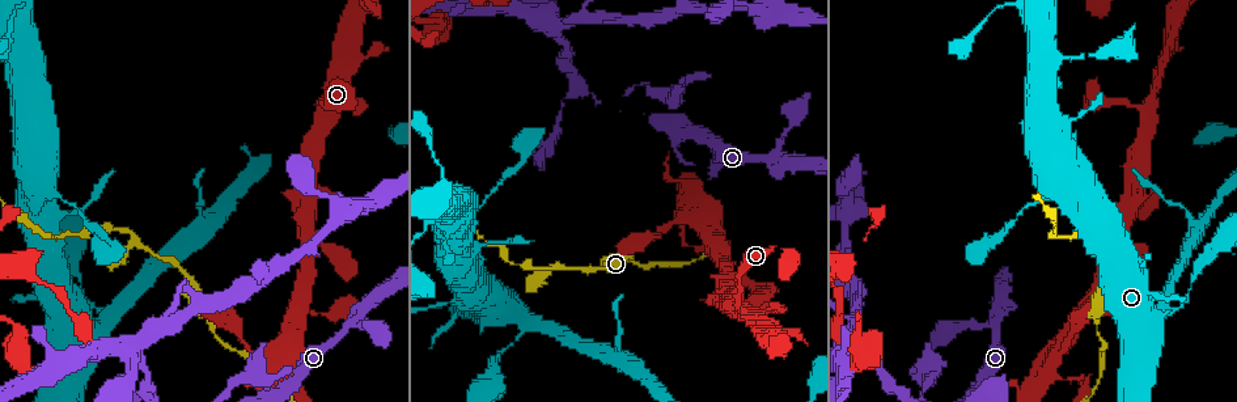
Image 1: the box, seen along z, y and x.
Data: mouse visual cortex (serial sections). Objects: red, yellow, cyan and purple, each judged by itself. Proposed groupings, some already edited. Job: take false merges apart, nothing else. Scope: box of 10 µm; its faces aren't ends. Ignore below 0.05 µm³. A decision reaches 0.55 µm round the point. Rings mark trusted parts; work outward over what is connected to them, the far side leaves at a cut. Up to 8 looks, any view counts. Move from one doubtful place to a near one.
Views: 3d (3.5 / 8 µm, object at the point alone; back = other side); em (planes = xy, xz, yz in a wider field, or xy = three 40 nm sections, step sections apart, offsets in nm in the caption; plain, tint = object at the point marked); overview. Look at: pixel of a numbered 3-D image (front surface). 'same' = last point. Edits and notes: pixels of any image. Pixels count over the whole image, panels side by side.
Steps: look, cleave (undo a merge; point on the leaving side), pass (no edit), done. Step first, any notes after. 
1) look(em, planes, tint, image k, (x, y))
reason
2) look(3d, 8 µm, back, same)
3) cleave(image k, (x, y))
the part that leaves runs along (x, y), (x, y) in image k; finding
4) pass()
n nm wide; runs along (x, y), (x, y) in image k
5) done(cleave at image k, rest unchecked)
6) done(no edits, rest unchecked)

look(3d, 8 µm, image 1, (768, 155))
two arms in line, one across

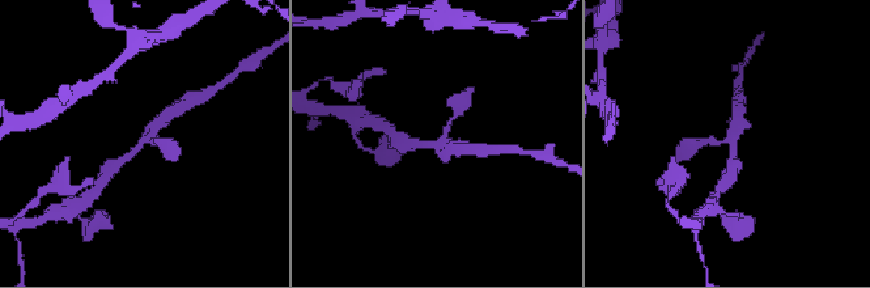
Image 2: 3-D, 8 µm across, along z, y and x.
look(3d, 3.5 µm, same)
closer look

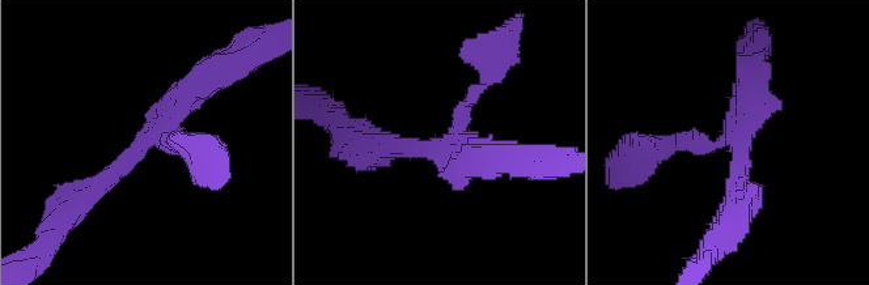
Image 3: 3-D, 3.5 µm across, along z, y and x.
look(em, xy, step 1, tint, image 3, (444, 146))
3 arms; arms of 150, 250, 350 nm

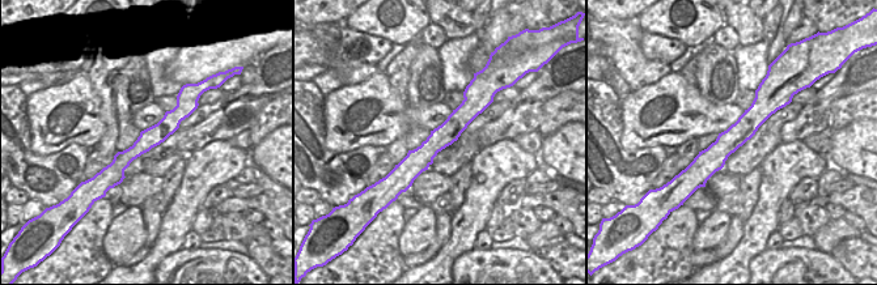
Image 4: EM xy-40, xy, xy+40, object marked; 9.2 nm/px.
pass()
runs along (469, 90), (469, 109), (406, 183) in image 4; continuous, no second cell

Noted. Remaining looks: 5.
look(3d, 3.5 µm, image 1, (94, 331))
sharp bend

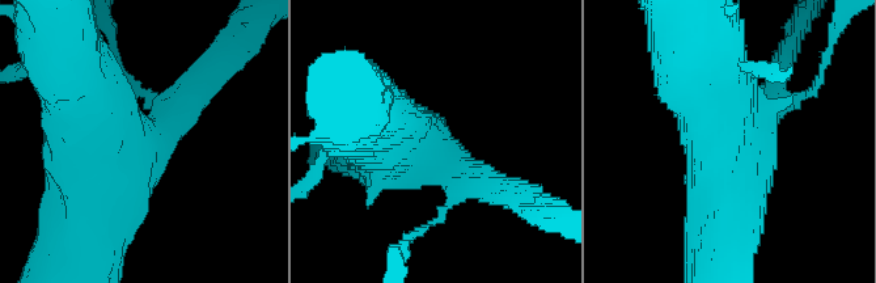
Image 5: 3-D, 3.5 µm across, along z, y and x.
look(em, xy, step 3, tint, image 5, (145, 135))
now the EM

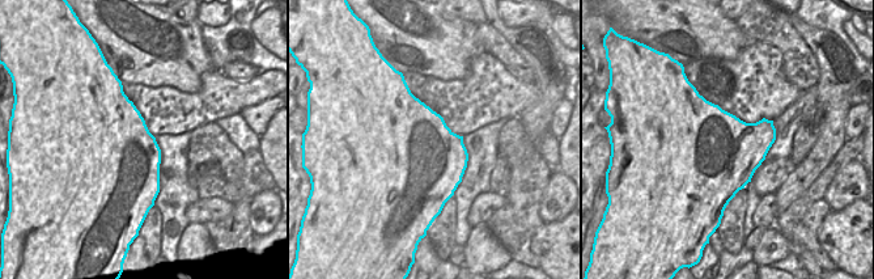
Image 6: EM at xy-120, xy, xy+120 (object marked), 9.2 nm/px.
pass()
runs along (379, 118), (406, 148), (478, 178) in image 5; one cell here

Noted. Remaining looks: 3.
look(3d, 3.5 µm, image 1, (555, 270))
side arm on a straight run

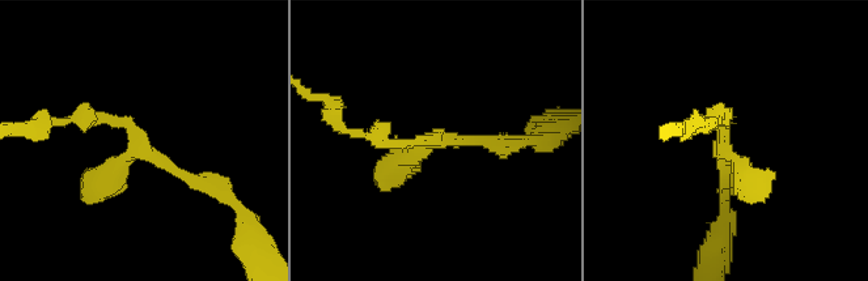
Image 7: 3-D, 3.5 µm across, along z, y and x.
look(em, xy, step 3, tint, image 7, (436, 141))
3 arms; arms of 150, 150, 300 nm

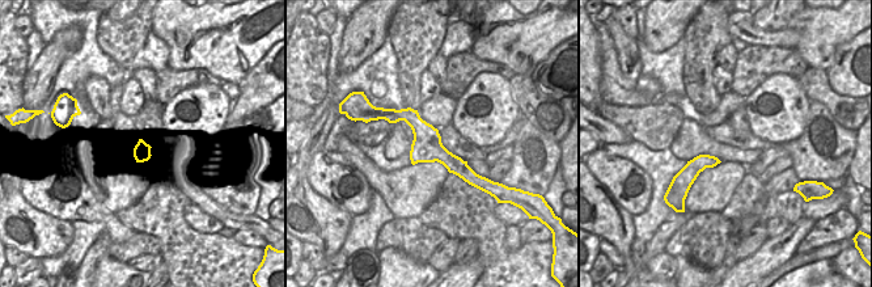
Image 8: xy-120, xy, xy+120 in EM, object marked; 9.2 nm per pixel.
look(em, xy, step 5, tint, same)
another direction

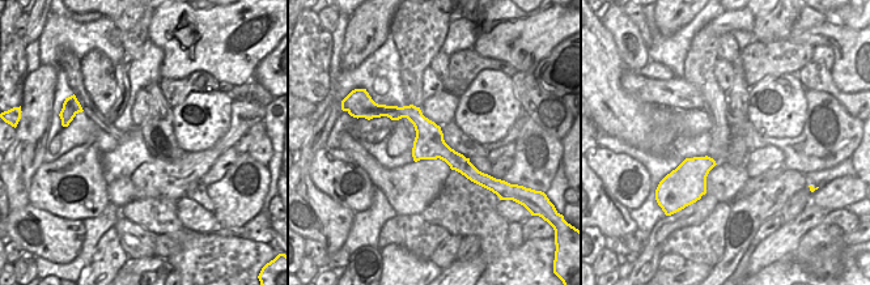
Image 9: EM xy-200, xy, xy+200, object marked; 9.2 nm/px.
pass()
continuous, no second cell

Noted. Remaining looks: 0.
done(no edits, rest unchecked)

